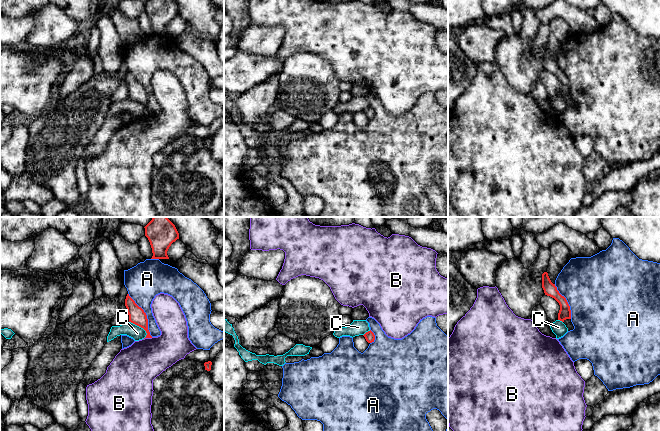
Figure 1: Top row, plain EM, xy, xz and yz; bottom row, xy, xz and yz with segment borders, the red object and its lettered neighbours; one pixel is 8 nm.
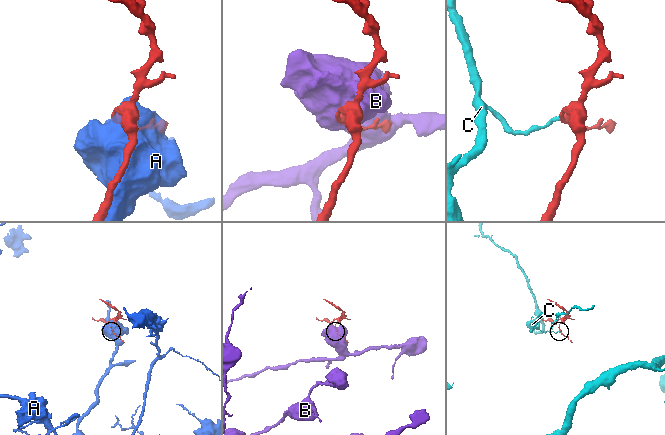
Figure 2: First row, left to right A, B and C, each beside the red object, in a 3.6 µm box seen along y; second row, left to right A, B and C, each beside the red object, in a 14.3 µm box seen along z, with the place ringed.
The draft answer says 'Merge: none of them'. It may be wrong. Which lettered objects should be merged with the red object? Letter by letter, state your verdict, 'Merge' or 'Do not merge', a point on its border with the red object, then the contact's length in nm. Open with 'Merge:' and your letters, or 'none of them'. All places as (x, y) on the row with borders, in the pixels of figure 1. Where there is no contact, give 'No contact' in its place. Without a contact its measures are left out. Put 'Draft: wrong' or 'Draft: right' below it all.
Merge: none of them
A: Do not merge. Touches red at xy (146, 315). Shared border 400 nm
B: Do not merge. Touches red at xy (148, 337). Shared border 70 nm
C: Do not merge. Touches red at xy (140, 326). Shared border 190 nm
Draft: right

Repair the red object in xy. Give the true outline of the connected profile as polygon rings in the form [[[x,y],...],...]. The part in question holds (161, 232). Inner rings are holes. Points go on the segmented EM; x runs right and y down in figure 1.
[[[153,217],[144,228],[152,248],[151,259],[169,259],[167,251],[179,239],[175,225],[167,217]]]

